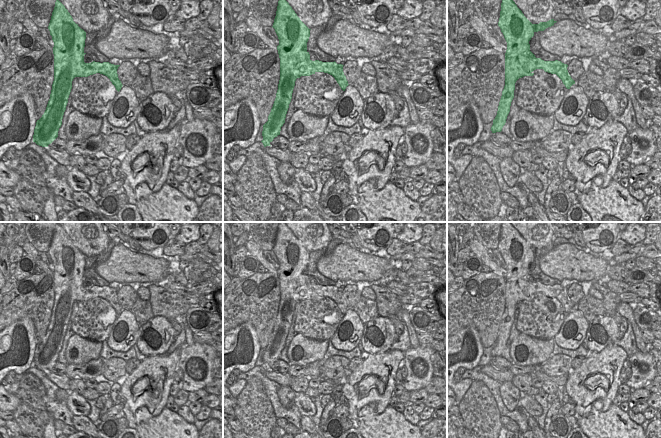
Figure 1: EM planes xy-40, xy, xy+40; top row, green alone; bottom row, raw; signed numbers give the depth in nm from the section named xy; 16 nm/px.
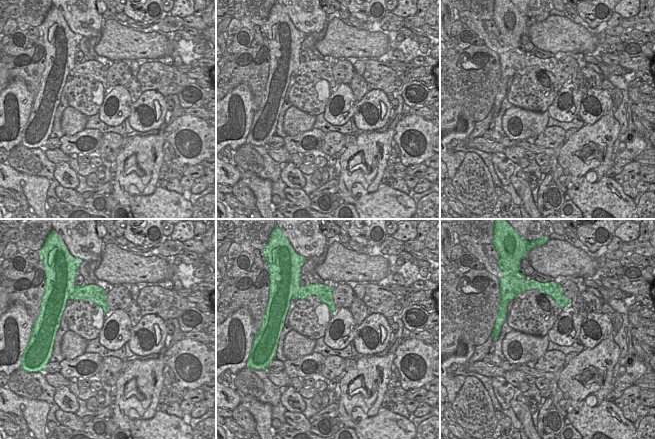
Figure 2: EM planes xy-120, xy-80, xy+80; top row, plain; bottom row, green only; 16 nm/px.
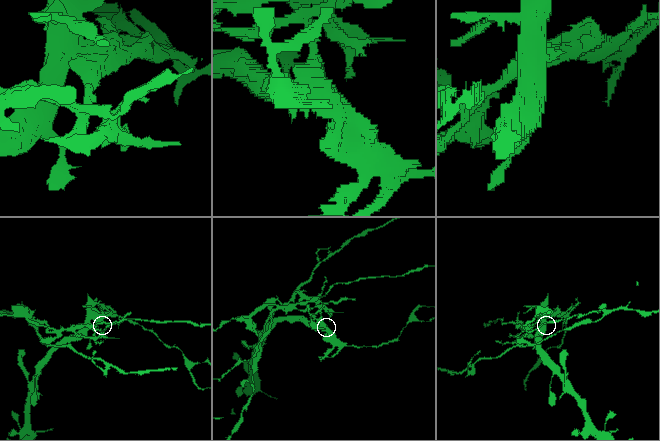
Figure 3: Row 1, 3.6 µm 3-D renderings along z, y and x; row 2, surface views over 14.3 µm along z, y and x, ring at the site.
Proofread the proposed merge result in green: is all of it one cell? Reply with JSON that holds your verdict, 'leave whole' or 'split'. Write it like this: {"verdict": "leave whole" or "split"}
{"verdict": "split"}

